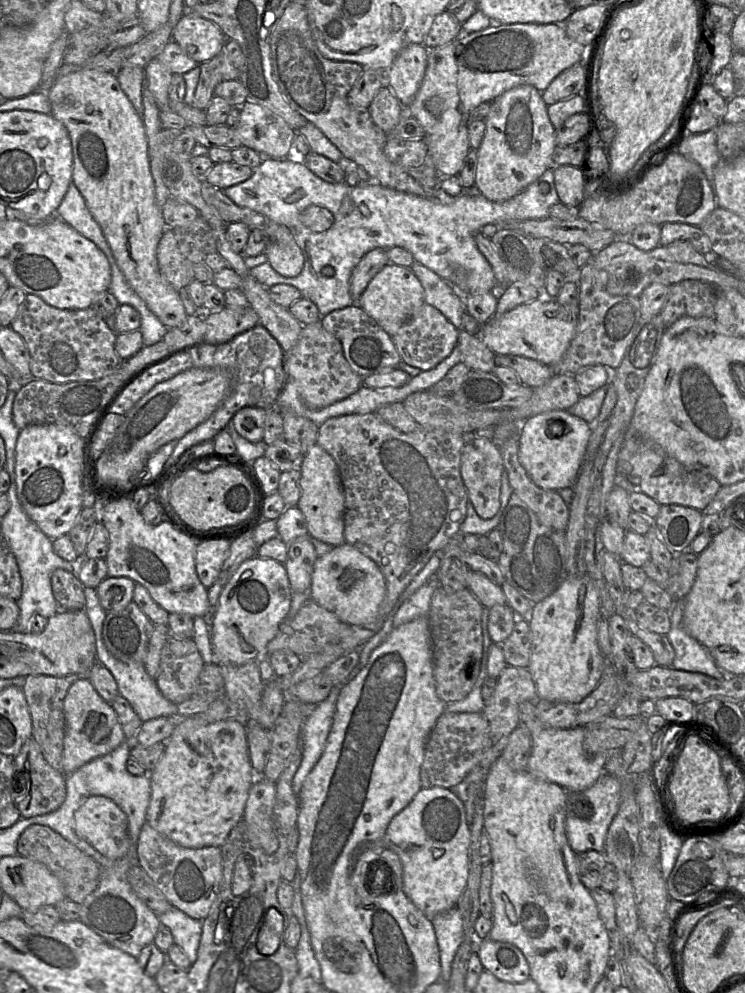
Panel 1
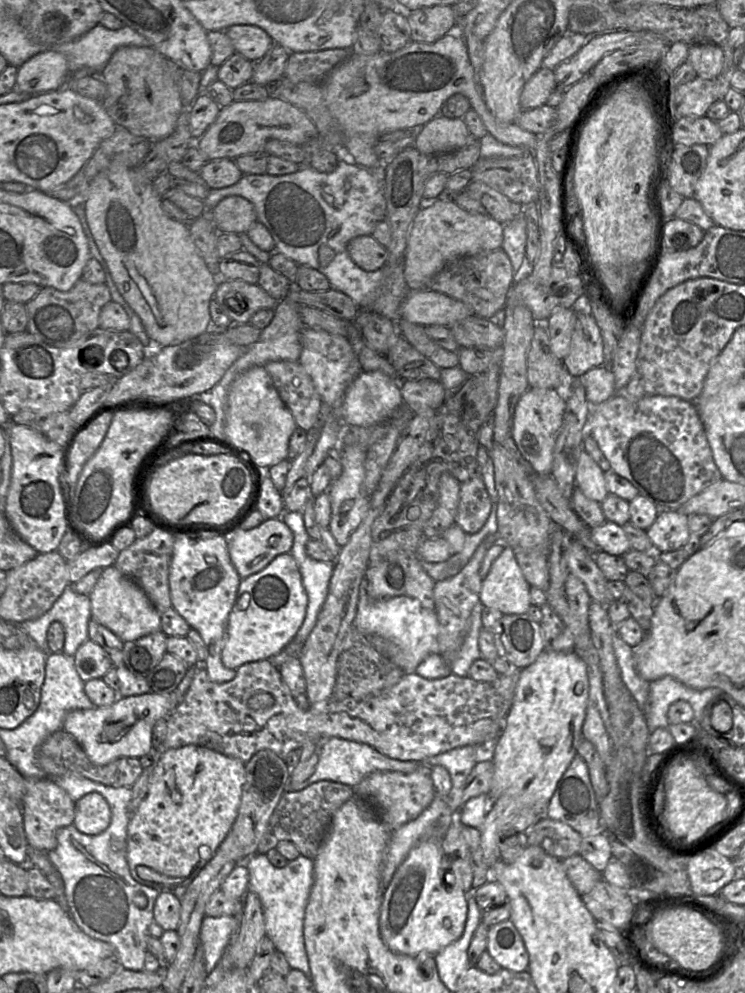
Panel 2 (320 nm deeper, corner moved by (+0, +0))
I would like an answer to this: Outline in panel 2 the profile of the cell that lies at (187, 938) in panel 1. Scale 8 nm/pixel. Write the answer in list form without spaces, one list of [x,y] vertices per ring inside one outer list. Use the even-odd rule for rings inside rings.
[[[206,916],[203,919],[199,945],[204,952],[205,969],[208,974],[217,966],[237,930],[239,930],[239,917],[237,916]]]

